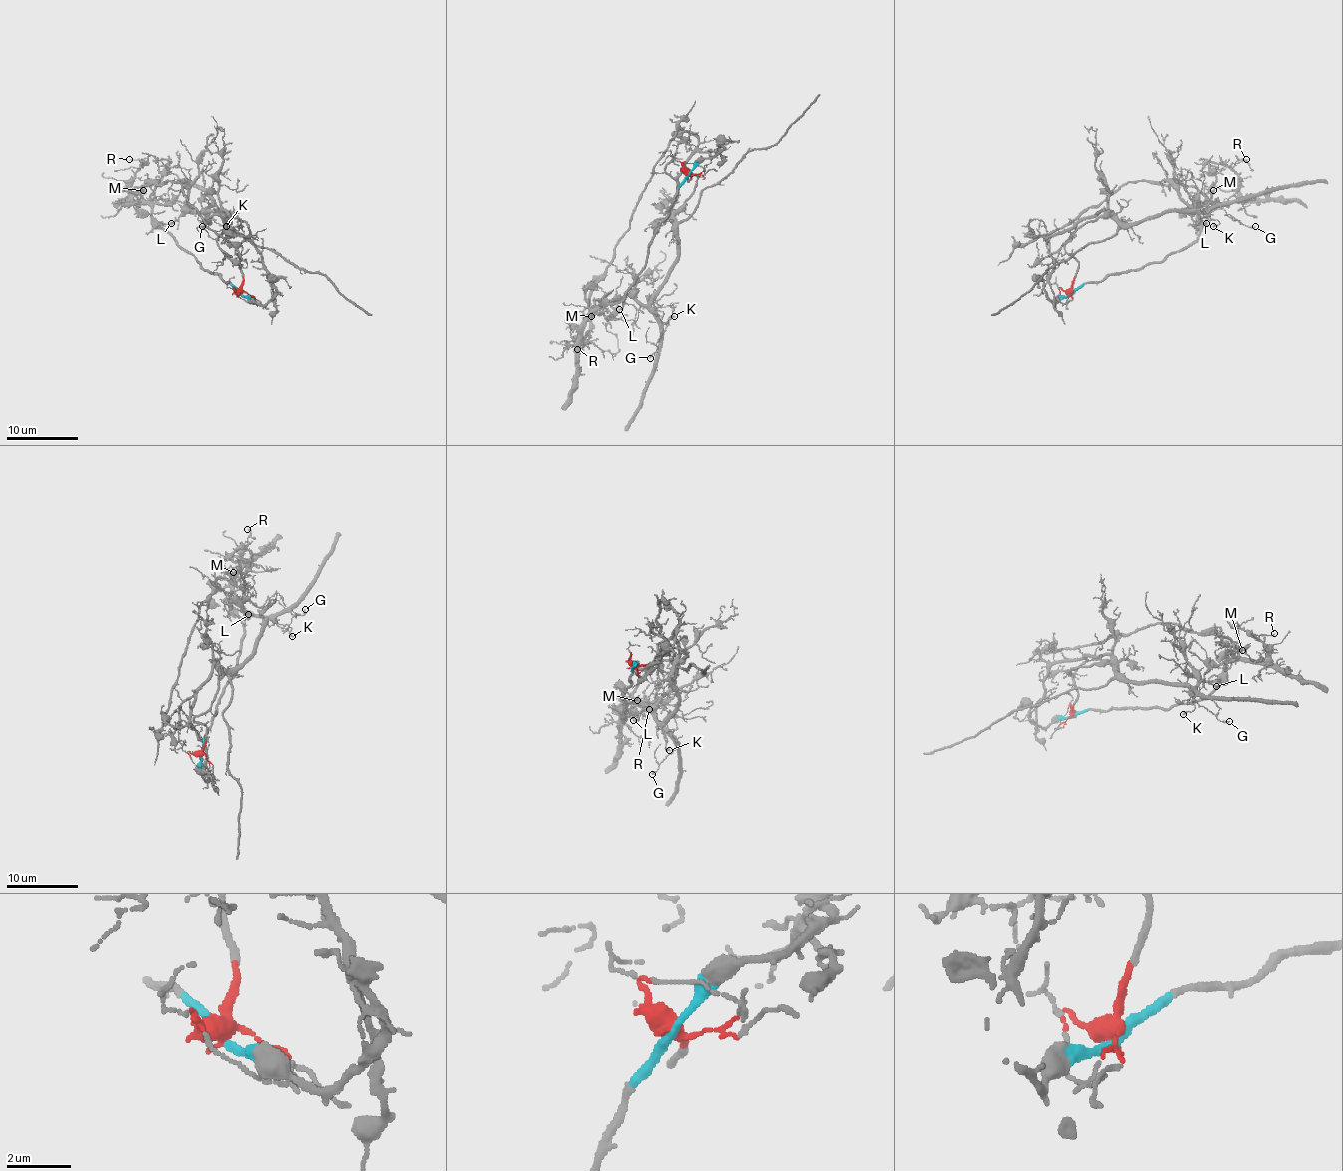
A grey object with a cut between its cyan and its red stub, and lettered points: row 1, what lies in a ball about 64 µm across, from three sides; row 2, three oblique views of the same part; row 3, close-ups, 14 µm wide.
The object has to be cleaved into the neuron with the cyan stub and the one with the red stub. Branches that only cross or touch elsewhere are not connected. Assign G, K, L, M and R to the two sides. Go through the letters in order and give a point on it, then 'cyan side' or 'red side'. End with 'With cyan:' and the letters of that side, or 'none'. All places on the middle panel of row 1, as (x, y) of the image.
G: at (650, 358); red side
K: at (674, 316); red side
L: at (619, 309); cyan side
M: at (591, 316); cyan side
R: at (577, 349); cyan side
With cyan: L, M, R

